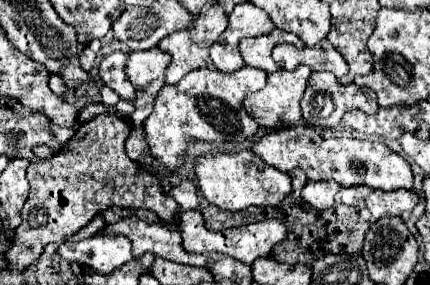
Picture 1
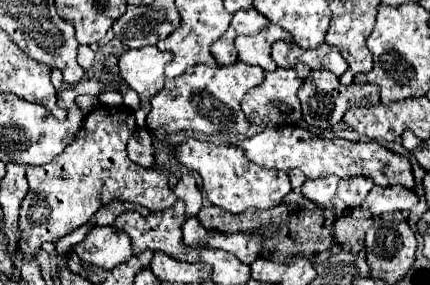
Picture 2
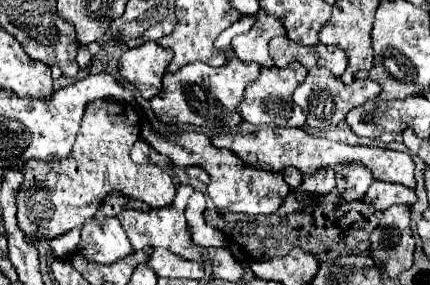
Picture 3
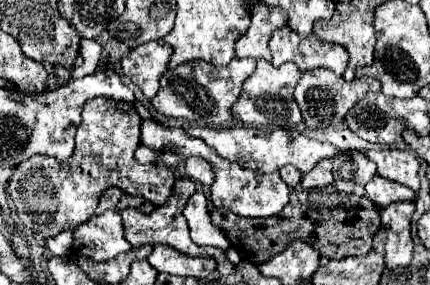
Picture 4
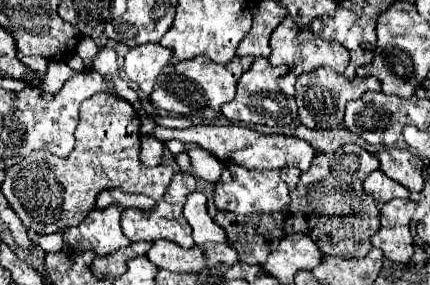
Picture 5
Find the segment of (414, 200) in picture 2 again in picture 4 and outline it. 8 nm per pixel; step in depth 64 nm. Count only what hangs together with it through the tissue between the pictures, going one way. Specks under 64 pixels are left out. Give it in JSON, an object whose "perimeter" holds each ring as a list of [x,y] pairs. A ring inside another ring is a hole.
{"perimeter":[[[378,174],[372,176],[372,180],[364,188],[366,188],[366,196],[380,208],[384,208],[396,200],[414,200],[414,192],[410,188],[404,188],[402,184],[386,180]]]}

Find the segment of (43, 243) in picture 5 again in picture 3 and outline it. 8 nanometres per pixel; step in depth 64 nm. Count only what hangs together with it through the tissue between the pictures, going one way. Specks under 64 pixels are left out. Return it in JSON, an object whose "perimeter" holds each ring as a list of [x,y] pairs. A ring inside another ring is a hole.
{"perimeter":[[[74,228],[74,230],[66,232],[66,234],[56,236],[54,240],[48,240],[48,244],[50,244],[50,248],[54,250],[54,256],[62,258],[62,256],[66,256],[68,252],[70,252],[70,254],[74,252],[78,240],[80,240],[80,228]]]}

